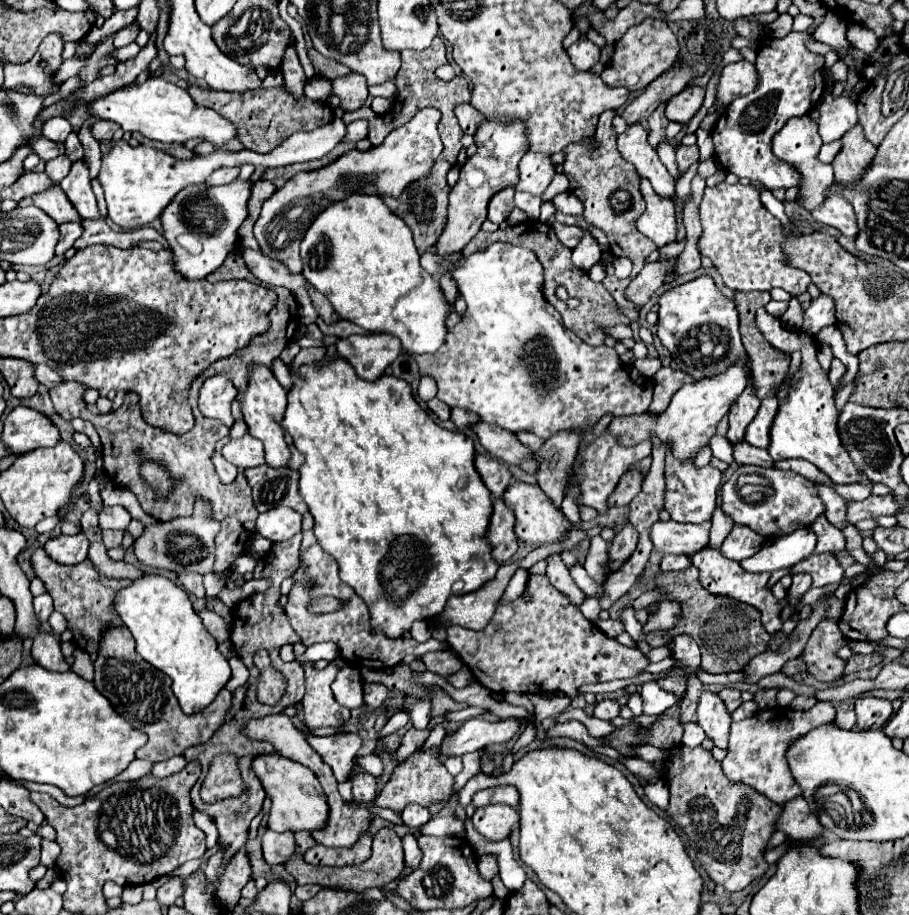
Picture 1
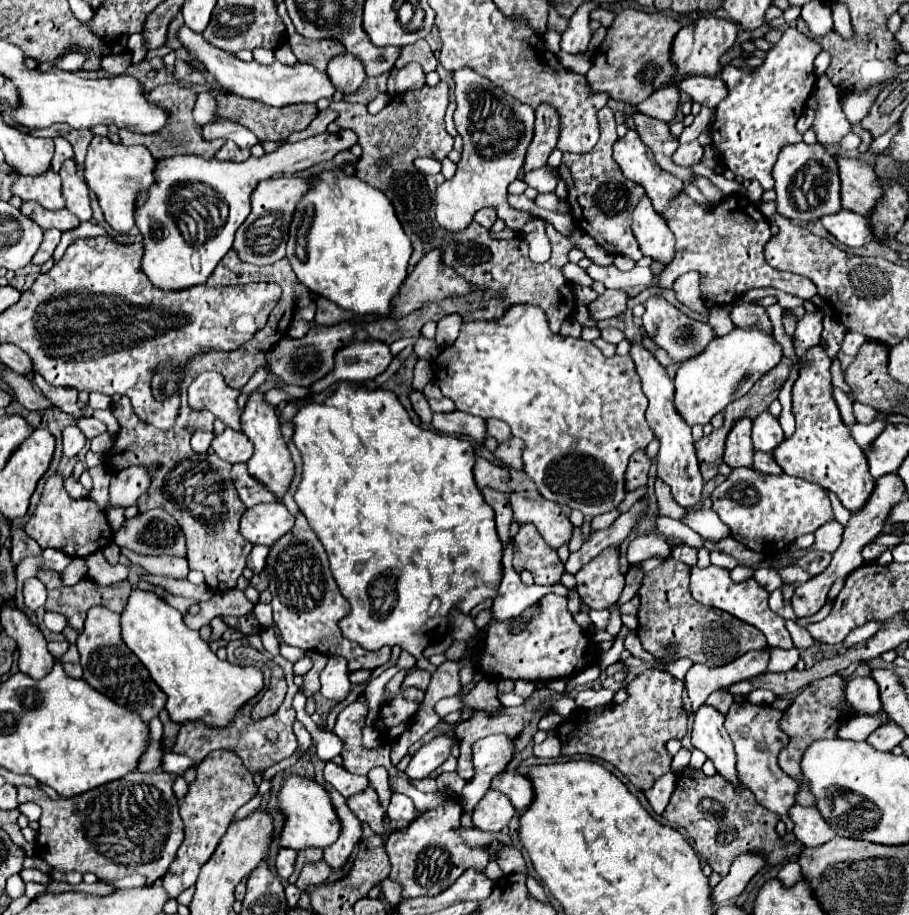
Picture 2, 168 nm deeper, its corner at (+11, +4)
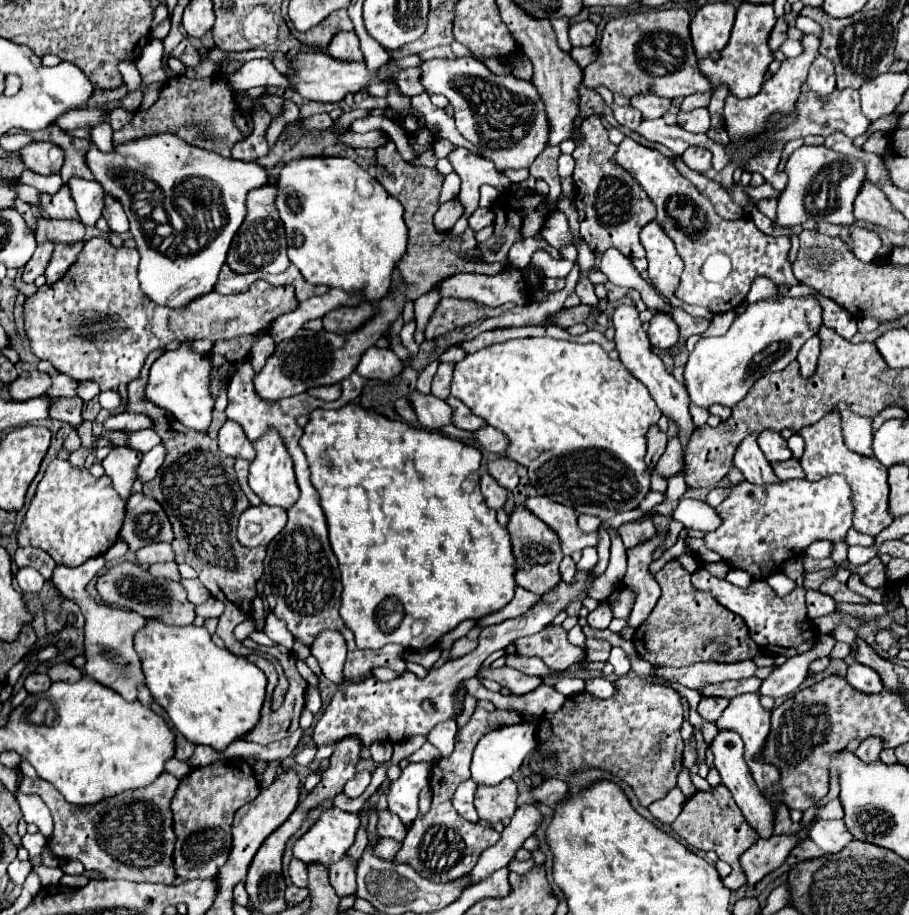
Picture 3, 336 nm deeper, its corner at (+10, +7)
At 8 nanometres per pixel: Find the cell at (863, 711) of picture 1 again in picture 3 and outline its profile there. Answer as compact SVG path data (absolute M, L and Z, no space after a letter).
M852 663L852 665L848 667L846 681L848 681L854 689L858 689L858 691L862 691L862 693L878 693L878 691L884 689L880 675L878 675L874 669L870 669L870 667L862 665L862 663Z

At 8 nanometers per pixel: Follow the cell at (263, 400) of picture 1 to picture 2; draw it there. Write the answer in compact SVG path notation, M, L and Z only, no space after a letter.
M251 392L247 404L245 404L245 410L241 414L241 432L247 434L247 438L253 442L255 446L255 452L253 456L249 458L247 466L249 466L249 472L261 480L271 492L277 494L277 498L283 496L283 492L287 490L291 478L293 478L293 470L295 470L295 464L291 460L291 454L289 454L289 448L281 436L281 430L279 430L279 420L277 420L277 410L273 404L269 404L265 400L265 392Z

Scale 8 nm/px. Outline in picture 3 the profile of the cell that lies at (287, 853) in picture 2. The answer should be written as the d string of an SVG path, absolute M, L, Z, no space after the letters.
M292 859L288 873L290 873L290 879L296 887L306 887L308 885L308 867L302 865L302 861Z

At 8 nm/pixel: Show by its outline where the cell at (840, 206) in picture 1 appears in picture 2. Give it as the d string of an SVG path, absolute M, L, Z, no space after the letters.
M841 208L835 214L827 214L821 218L821 224L827 228L829 234L833 234L841 244L849 248L859 248L873 236L869 234L869 222L847 208Z

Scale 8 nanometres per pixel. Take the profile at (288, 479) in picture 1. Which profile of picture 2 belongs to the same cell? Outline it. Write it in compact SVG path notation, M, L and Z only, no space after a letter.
M233 464L231 476L233 476L233 484L237 488L237 494L247 508L261 504L261 502L275 502L277 500L277 496L271 490L267 490L265 484L261 484L257 478L253 478L249 474L247 464Z

